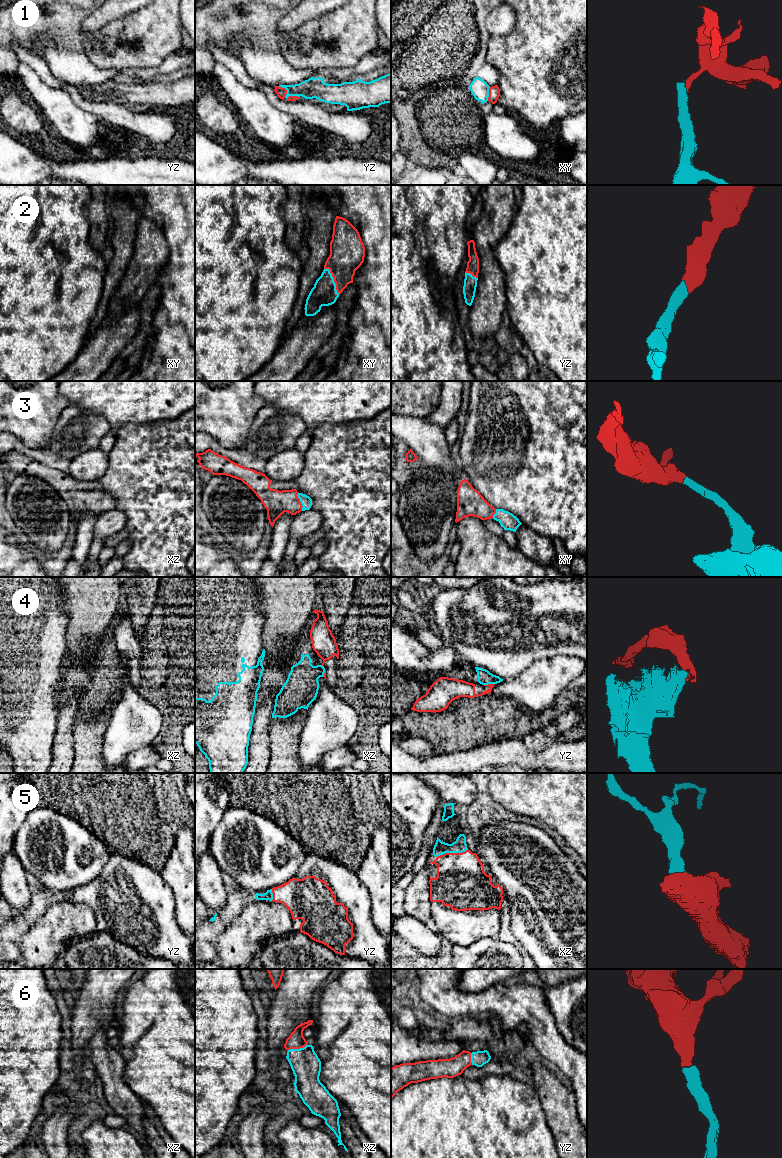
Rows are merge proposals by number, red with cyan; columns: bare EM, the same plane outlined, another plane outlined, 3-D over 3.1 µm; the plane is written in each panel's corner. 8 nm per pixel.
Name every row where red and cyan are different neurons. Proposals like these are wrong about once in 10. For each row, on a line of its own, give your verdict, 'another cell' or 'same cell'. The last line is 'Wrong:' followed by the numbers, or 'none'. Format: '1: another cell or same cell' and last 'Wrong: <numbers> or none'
1: another cell
2: same cell
3: same cell
4: another cell
5: same cell
6: same cell
Wrong: 1, 4

